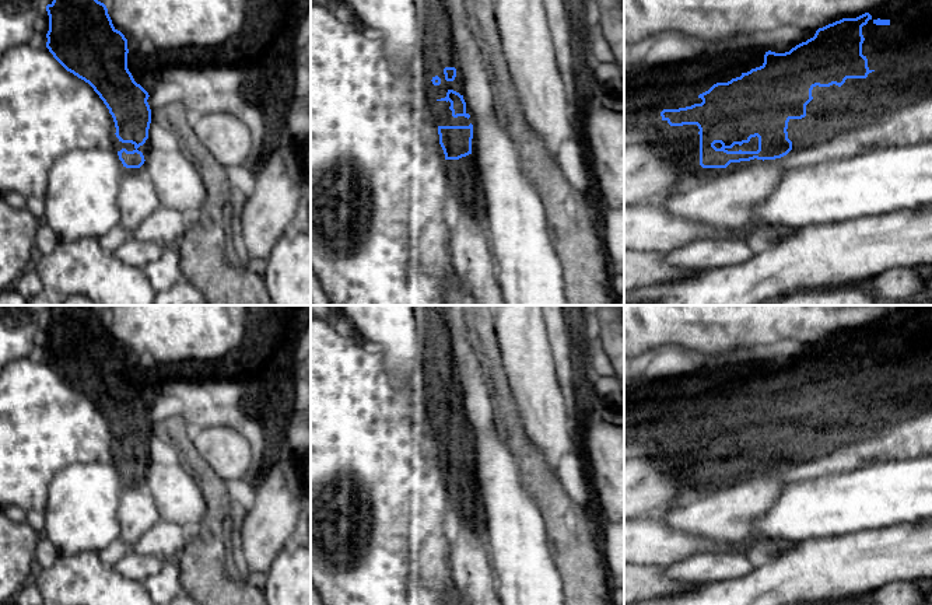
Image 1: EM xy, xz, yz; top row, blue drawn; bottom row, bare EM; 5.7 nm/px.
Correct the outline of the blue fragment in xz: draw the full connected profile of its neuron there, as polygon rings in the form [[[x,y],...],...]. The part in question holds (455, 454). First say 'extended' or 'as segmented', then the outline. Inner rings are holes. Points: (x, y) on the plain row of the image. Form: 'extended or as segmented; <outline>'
extended; [[[448,403],[446,410],[437,413],[431,426],[438,440],[445,483],[452,501],[486,531],[484,507],[476,482],[474,434],[463,409]]]

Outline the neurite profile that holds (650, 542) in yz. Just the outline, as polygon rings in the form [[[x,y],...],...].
[[[624,520],[624,563],[670,566],[697,553],[733,553],[735,542],[716,542],[708,538],[676,531],[663,522],[633,522]]]

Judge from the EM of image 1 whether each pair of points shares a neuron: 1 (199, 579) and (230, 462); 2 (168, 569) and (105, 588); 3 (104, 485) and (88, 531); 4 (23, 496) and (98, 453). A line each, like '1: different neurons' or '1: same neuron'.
1: different neurons
2: different neurons
3: same neuron
4: same neuron

